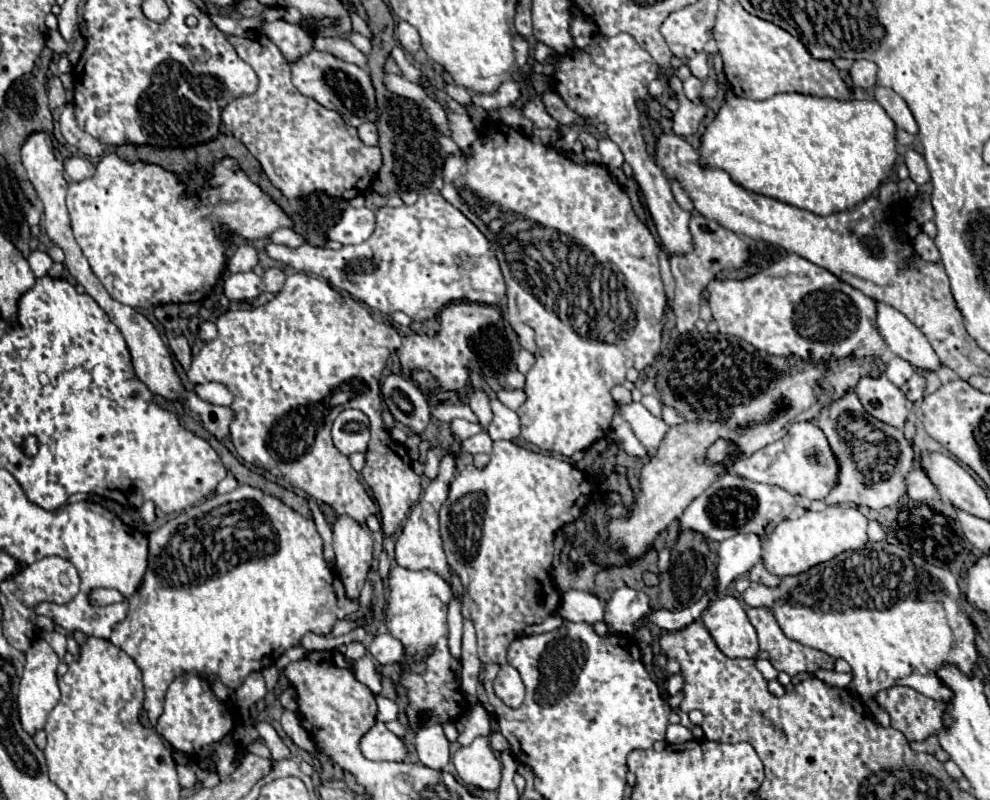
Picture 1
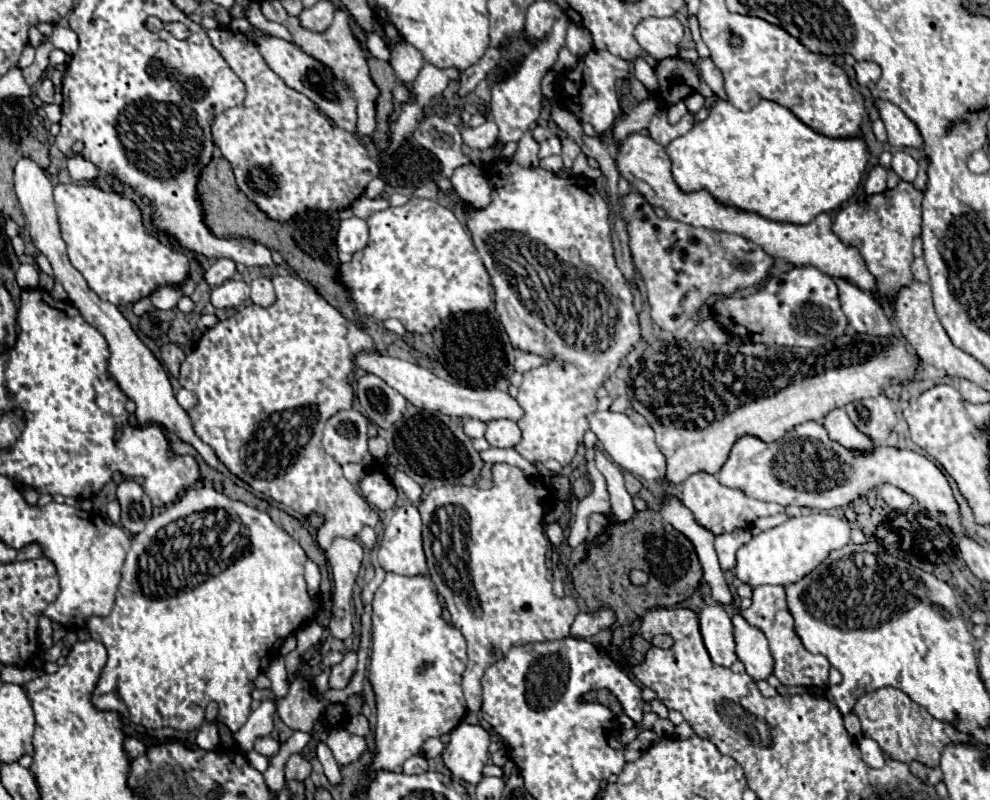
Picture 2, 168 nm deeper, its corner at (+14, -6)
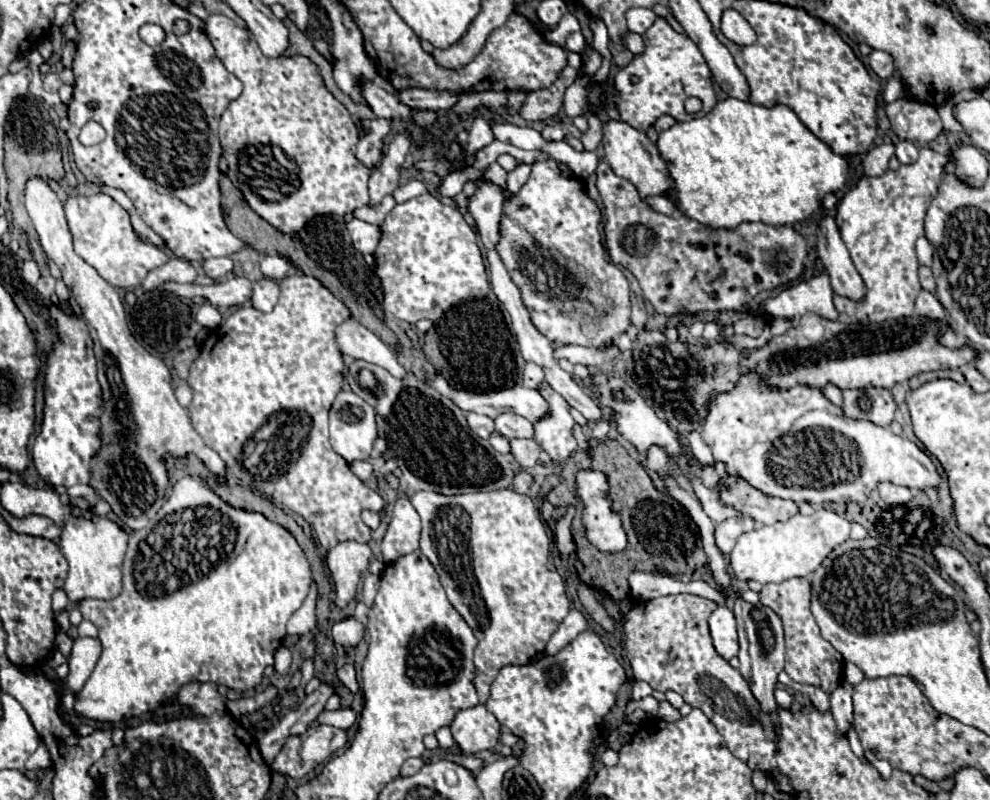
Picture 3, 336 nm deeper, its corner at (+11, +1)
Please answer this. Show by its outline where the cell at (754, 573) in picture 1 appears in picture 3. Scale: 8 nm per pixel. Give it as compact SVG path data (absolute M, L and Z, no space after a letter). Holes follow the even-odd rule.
M795 577L781 583L767 583L763 585L759 597L763 605L771 607L781 617L781 623L785 629L785 647L787 647L785 673L793 681L817 685L825 693L831 693L835 687L839 687L843 679L843 657L819 633L819 627L809 609L809 597L811 597L809 581L803 577Z

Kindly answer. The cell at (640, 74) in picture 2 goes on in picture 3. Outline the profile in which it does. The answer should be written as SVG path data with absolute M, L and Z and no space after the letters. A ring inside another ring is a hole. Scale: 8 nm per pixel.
M627 33L627 49L637 55L637 53L645 53L645 43L643 37L637 33Z

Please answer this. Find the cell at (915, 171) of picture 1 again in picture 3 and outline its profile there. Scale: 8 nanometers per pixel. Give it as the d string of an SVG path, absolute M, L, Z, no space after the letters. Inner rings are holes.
M899 141L899 143L895 145L895 157L897 157L903 165L915 163L915 161L917 161L917 155L919 155L919 151L917 151L917 147L915 147L911 141Z

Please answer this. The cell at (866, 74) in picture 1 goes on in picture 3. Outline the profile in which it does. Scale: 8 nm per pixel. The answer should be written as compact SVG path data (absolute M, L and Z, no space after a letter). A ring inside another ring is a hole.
M871 51L869 53L869 67L881 79L889 79L893 75L893 71L895 71L893 57L889 53L885 53L885 51Z

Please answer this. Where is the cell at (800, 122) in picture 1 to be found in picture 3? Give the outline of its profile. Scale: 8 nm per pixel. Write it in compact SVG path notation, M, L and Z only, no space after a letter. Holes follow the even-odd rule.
M727 97L725 101L719 101L705 117L699 117L699 119L693 119L693 121L685 121L685 123L675 123L667 131L663 131L659 135L657 147L659 147L661 157L667 163L667 169L671 173L673 181L675 181L675 195L677 195L677 201L679 201L679 209L689 219L695 219L695 221L699 221L703 225L713 227L713 229L721 229L721 227L723 229L733 229L733 227L737 227L743 221L761 221L761 223L767 223L767 225L795 225L795 223L807 219L809 215L813 215L819 209L821 199L827 193L835 193L835 191L843 189L845 183L847 183L847 159L837 155L837 153L833 153L829 149L829 145L825 145L821 139L817 139L799 121L799 117L787 105L781 105L781 103L777 103L773 107L763 107L763 105L753 105L753 103L735 99L735 97Z

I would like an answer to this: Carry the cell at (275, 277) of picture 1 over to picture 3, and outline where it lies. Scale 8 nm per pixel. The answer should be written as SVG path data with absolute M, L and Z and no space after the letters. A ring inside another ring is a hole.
M263 277L259 281L253 283L253 297L251 297L251 303L255 309L259 311L271 311L275 307L279 299L279 283L269 279L269 277Z

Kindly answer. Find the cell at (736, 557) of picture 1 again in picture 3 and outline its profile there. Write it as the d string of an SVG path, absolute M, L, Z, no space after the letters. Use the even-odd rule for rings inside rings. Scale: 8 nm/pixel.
M733 517L733 519L725 519L723 523L719 523L715 529L715 541L721 553L729 555L733 551L737 537L751 531L753 527L755 527L755 521L751 517Z

